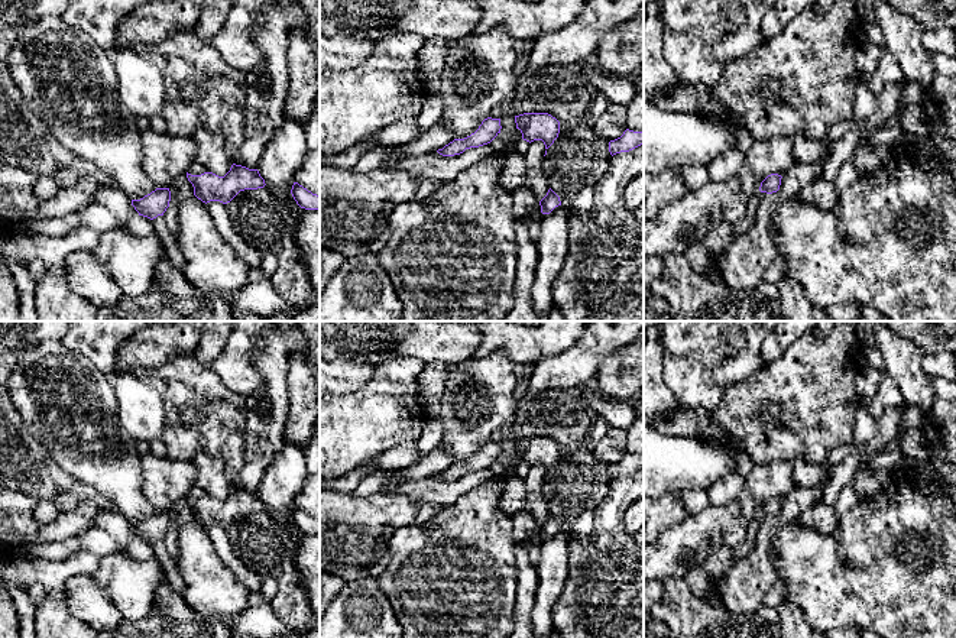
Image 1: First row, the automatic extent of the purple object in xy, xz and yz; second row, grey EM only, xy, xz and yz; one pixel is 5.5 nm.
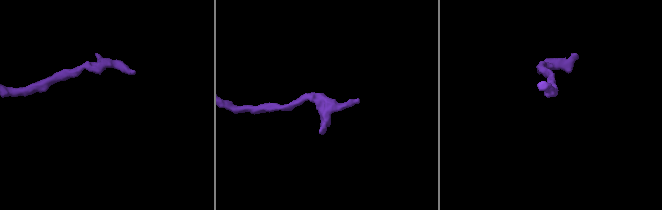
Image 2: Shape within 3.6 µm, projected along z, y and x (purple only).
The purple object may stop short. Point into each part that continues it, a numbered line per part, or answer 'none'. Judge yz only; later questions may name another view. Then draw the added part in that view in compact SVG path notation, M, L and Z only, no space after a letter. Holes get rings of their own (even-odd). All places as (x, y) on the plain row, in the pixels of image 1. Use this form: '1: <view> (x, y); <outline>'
none

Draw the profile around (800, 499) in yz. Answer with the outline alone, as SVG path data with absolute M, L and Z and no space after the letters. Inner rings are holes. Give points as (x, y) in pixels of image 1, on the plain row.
M826 464L827 475L816 488L795 488L781 502L777 516L761 518L754 550L738 560L720 580L720 597L725 609L732 615L755 615L762 605L768 589L778 582L771 543L782 524L797 522L800 514L816 505L830 480L832 466Z

